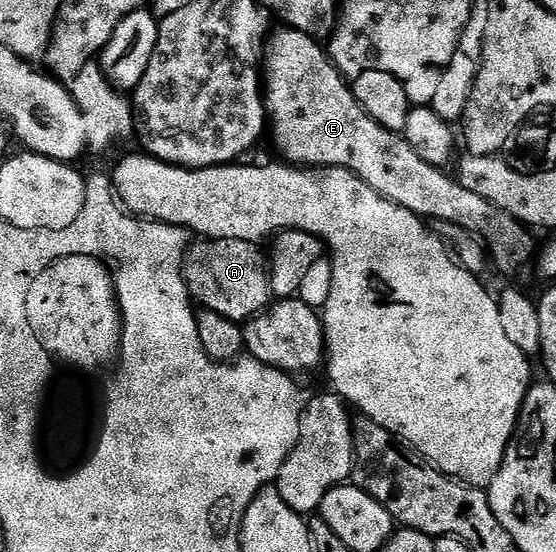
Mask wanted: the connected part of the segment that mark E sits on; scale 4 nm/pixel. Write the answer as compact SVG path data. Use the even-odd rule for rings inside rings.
M290 28L279 29L283 30L276 29L265 43L265 105L269 134L275 137L275 146L287 157L284 159L288 163L300 168L336 166L351 170L361 180L365 180L365 184L369 184L373 192L396 202L401 208L409 208L409 212L420 218L436 218L436 223L452 222L465 228L482 241L489 251L494 269L496 266L503 274L515 274L530 258L532 261L537 246L527 239L528 227L489 200L481 200L477 192L469 192L469 188L461 185L452 175L450 178L446 169L425 164L425 160L421 160L421 156L413 152L402 133L386 130L384 126L377 124L377 120L373 120L363 111L361 104L357 104L354 89L331 62L328 51L322 45L319 47L312 35Z

